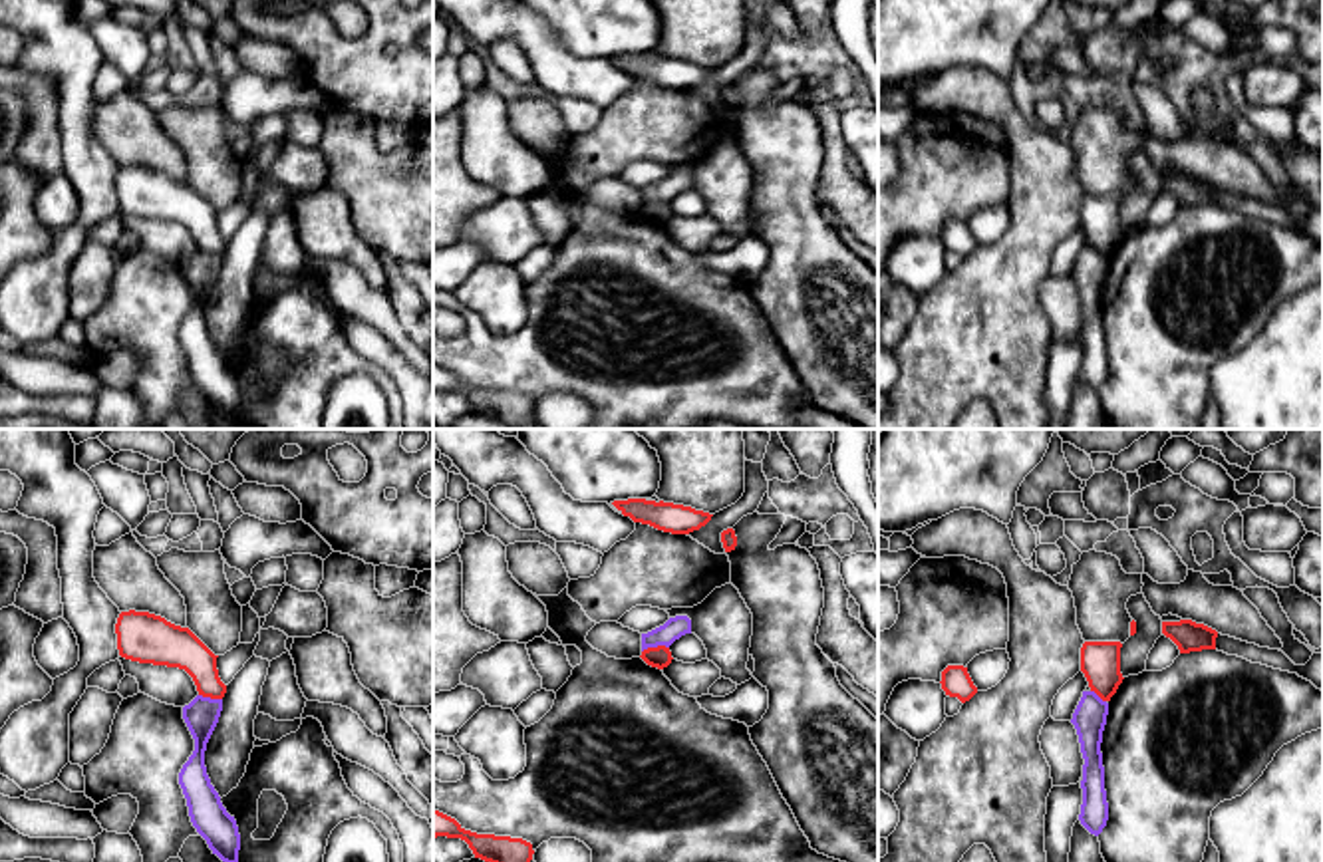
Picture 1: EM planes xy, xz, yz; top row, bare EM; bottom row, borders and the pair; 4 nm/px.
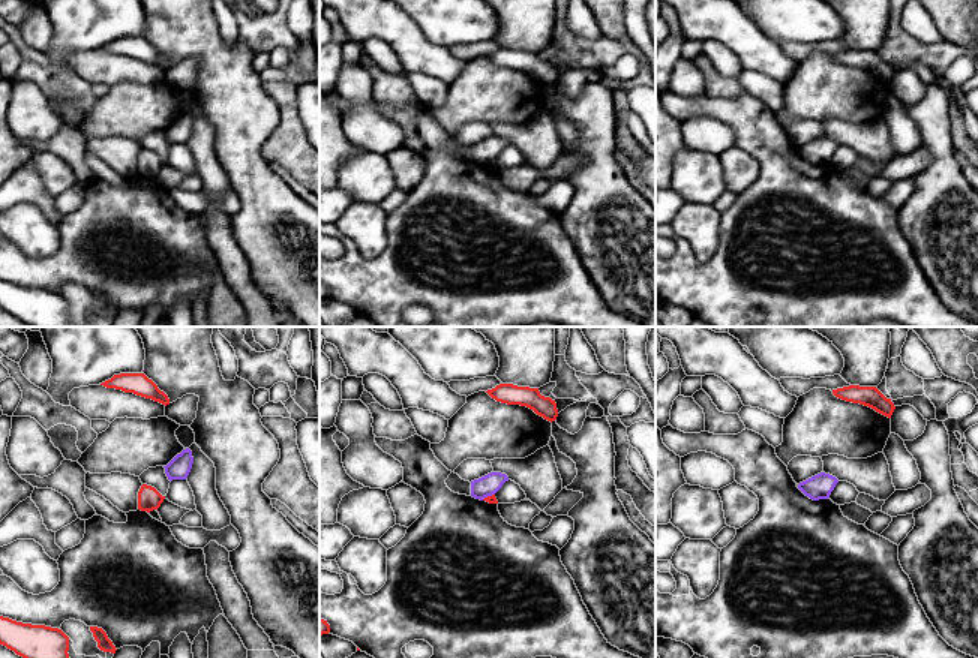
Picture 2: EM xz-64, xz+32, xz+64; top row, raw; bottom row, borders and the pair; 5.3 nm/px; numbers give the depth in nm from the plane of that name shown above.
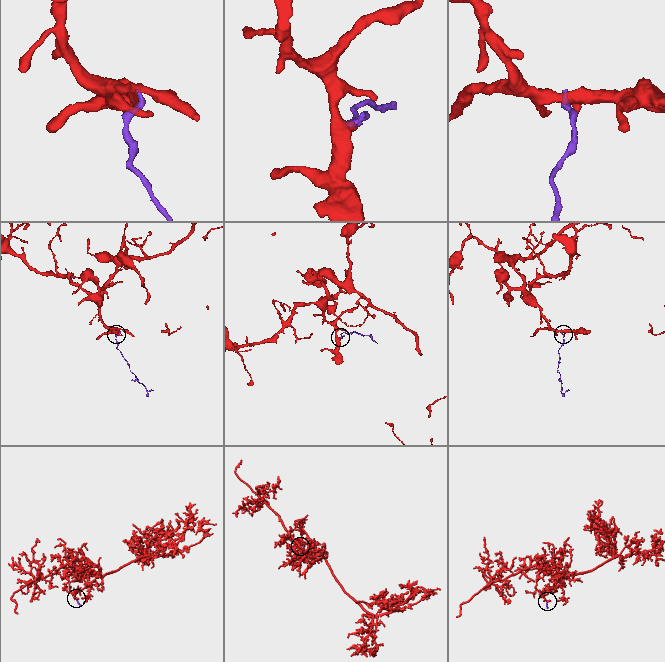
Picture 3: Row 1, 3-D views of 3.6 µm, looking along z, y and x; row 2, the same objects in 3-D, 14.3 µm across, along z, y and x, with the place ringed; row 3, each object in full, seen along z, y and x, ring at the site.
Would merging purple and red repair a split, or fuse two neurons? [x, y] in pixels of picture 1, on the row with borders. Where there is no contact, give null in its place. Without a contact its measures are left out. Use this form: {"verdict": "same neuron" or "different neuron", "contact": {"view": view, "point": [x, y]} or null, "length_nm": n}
{"verdict": "different neuron", "contact": {"view": "xz", "point": [654, 646]}, "length_nm": 110}

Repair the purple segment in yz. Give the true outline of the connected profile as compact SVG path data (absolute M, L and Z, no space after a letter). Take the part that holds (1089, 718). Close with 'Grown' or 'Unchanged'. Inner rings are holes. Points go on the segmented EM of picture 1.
M1083 691L1083 697L1073 713L1071 723L1077 729L1083 765L1083 804L1079 820L1095 836L1102 832L1108 820L1108 802L1104 790L1104 767L1102 767L1102 731L1106 725L1108 703L1095 691Z. Unchanged

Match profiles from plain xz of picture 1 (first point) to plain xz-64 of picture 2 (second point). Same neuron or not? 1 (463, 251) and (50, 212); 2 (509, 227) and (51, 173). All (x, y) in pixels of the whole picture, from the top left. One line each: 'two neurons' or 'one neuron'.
1: one neuron
2: one neuron

